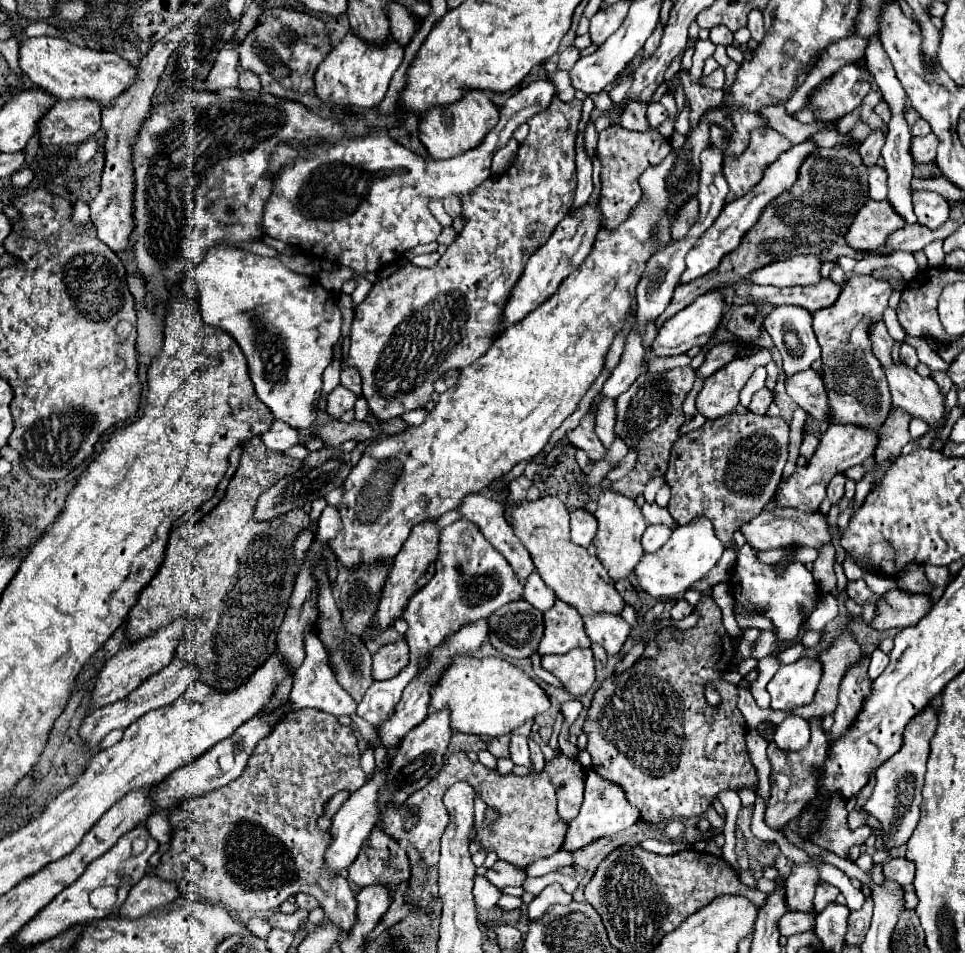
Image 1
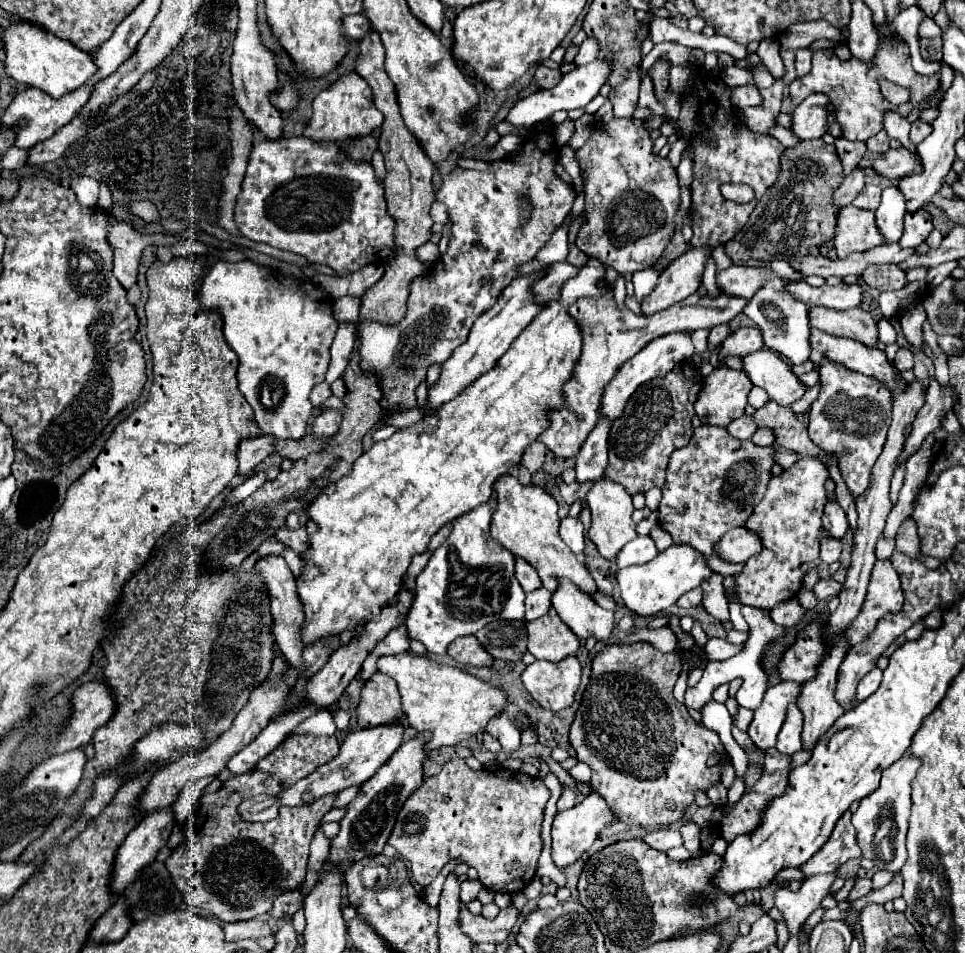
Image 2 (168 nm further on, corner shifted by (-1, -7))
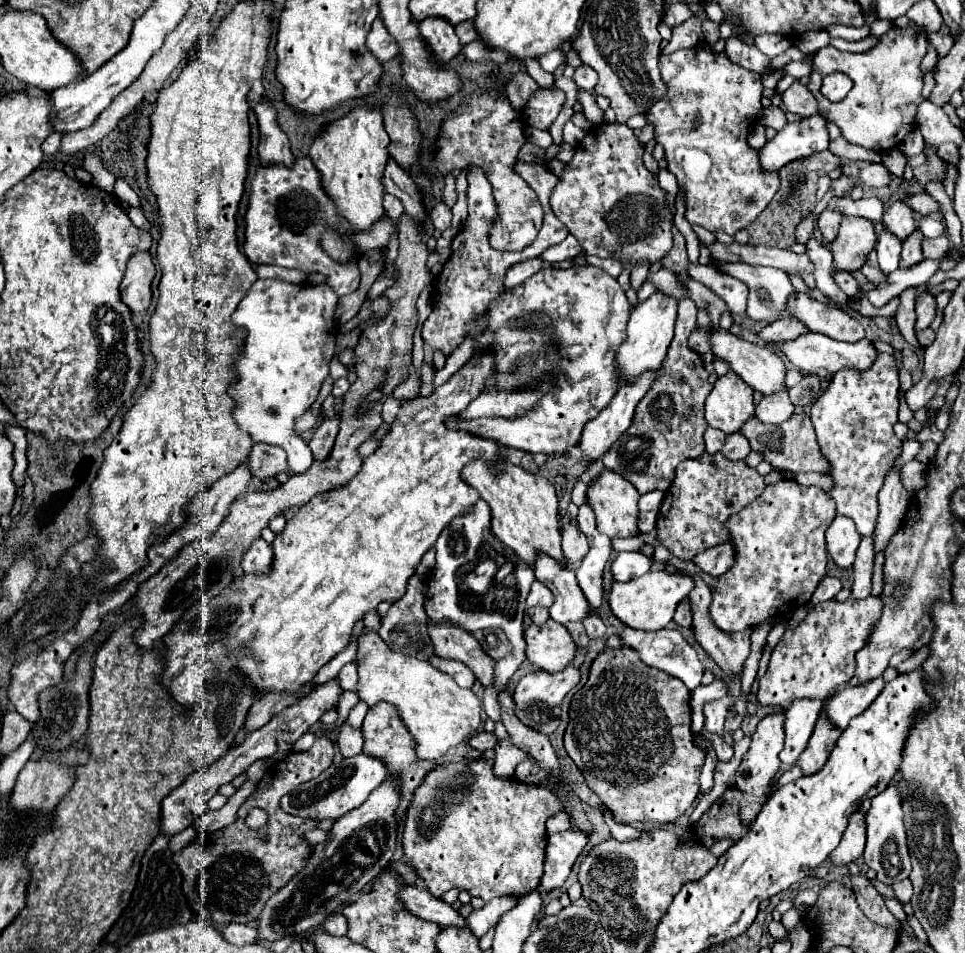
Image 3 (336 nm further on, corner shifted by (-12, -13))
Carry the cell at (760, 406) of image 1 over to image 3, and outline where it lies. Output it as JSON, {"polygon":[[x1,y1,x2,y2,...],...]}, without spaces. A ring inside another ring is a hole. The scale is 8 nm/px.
{"polygon":[[739,432,727,436,727,442,725,446,721,448,721,454,727,458,727,460,743,460,747,454,749,454,749,442,745,442,745,438,739,436]]}

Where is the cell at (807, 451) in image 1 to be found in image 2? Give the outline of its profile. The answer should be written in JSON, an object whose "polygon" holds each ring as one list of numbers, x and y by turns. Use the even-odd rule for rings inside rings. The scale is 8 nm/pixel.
{"polygon":[[778,447,774,448,774,460,776,464,780,465,783,469,791,467,797,459,797,454,794,452,788,452]]}

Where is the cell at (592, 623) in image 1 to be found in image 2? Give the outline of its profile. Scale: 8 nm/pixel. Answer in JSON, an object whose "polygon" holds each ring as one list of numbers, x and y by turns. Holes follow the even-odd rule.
{"polygon":[[562,580,558,592,552,594,552,606,572,632,584,640,608,640,616,628,614,612,600,608,578,586,570,584,570,580]]}

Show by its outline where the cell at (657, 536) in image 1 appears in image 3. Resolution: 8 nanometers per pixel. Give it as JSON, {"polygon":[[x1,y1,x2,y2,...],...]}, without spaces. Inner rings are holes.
{"polygon":[[619,552,611,562,611,574,615,582,627,582,643,576,651,568,651,558,637,552]]}

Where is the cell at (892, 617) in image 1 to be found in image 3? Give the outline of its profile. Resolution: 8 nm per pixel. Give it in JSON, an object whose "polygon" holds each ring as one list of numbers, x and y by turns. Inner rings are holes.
{"polygon":[[849,596,845,602,837,602,835,598,829,602,821,602,813,608,809,608,805,620,793,630,789,628,783,638,777,642,777,646,771,652,767,672,763,678,759,678,759,692,757,700,761,706,773,706,773,708,789,708,791,702,801,698,829,698,837,688,845,686,855,672,855,652,865,646,869,634,873,632,873,626,877,624,877,618,881,616,881,598,869,596,863,600,855,600]]}

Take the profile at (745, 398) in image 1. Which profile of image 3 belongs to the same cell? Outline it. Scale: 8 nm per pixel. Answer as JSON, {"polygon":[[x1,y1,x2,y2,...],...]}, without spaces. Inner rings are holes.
{"polygon":[[779,390,763,396,763,400,755,406,755,416,765,424,785,422,793,414,793,404,789,400,787,390]]}

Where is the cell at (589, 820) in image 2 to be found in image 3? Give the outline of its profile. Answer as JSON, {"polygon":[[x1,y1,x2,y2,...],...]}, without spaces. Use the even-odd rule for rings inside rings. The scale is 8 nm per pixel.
{"polygon":[[567,830,551,834,547,838,545,872,539,882,539,892,551,892,567,880,571,866,585,848,585,844,587,844,587,834,581,830]]}

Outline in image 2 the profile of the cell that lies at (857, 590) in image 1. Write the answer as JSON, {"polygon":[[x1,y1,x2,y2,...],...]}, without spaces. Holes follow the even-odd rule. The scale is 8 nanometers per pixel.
{"polygon":[[826,578,826,580,820,580,816,586,814,586,814,596,824,602,824,600,830,600,834,596,838,596,842,592,842,584,832,580,832,578]]}

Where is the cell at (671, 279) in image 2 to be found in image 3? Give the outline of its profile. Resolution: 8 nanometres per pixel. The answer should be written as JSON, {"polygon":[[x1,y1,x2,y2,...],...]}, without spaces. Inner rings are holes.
{"polygon":[[653,294,645,302,637,304,627,322,627,338,617,348,615,368,619,376,619,384,633,384,643,372,655,372,661,368,665,360,667,348,673,340,673,326,677,318,677,300,665,298,665,294],[639,306,639,308,637,308]]}

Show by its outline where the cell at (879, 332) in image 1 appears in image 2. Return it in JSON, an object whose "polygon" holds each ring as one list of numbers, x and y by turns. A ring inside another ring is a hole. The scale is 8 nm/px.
{"polygon":[[860,306,844,312,830,312,828,308,810,308,810,326,822,332,830,332,832,336,858,340,868,348,876,348,878,344,876,320]]}

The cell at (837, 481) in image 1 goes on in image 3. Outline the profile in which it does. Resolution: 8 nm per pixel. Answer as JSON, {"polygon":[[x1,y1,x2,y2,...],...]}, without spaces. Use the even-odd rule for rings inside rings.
{"polygon":[[837,516,831,526,827,528,827,552,839,568,853,566,855,552,859,546,861,536,857,534,853,522,849,518]]}

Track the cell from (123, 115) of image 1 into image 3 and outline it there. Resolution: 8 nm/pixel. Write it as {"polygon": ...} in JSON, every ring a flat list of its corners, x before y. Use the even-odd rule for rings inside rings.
{"polygon":[[149,252,135,254,129,260,127,274,121,282,121,300,135,314,147,310,151,304,151,282,155,278,155,266]]}

